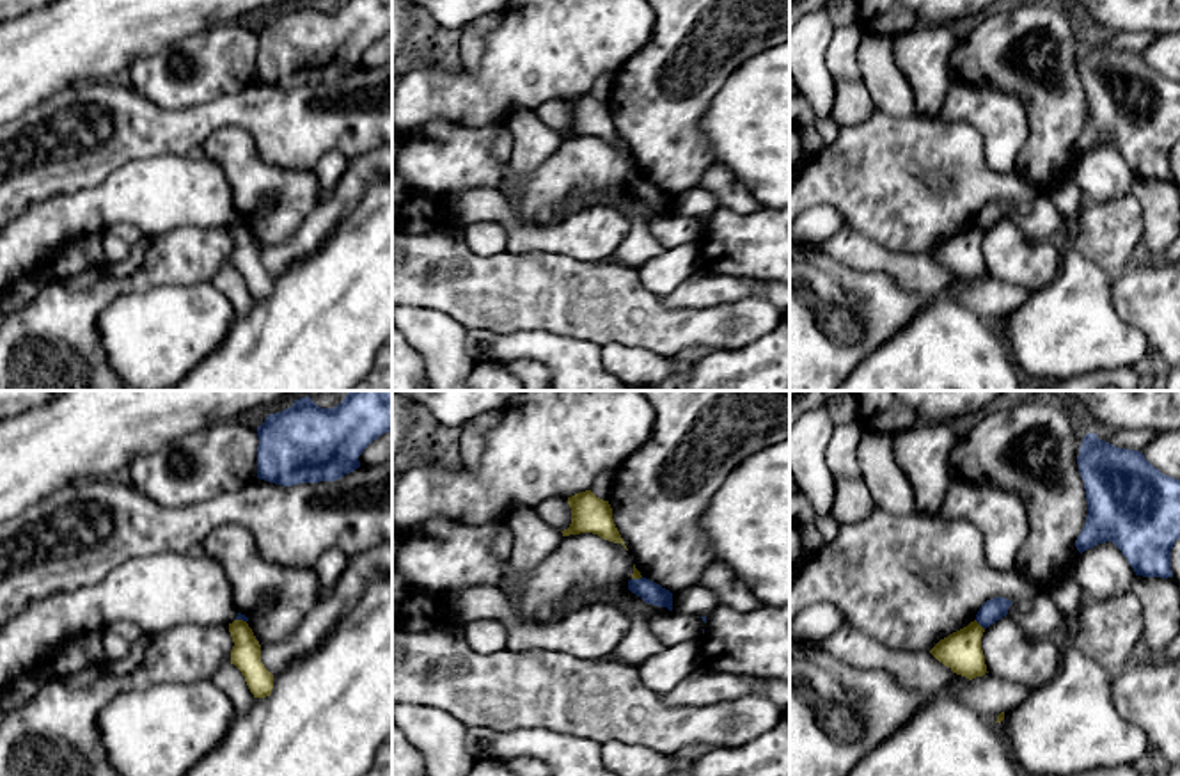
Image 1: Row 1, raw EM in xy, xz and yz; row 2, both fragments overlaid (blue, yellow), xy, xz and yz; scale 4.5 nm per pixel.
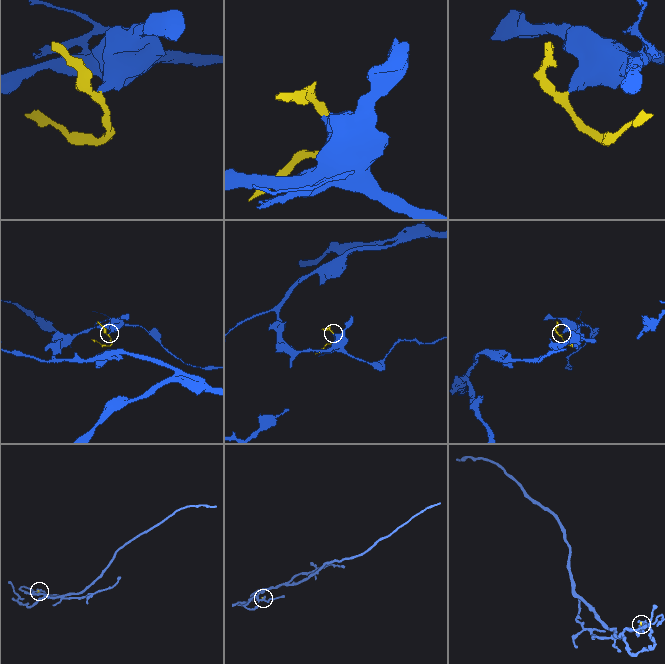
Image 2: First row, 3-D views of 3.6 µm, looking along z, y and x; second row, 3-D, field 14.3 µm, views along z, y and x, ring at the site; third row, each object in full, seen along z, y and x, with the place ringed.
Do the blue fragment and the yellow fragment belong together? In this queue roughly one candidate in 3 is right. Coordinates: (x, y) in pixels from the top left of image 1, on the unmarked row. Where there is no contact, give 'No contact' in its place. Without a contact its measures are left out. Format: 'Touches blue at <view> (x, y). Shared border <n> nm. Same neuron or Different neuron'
Touches blue at yz (980, 226). Shared border 60 nm. Different neuron

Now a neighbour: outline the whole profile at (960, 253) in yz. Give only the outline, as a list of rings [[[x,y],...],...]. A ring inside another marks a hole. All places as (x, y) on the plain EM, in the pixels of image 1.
[[[974,222],[967,229],[940,242],[930,256],[956,277],[969,282],[983,279],[988,275],[981,252],[983,234],[985,231]]]

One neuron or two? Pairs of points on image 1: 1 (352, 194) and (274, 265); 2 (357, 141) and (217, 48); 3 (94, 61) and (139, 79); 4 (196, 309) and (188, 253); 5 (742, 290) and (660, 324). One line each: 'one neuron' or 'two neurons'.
1: one neuron
2: two neurons
3: two neurons
4: two neurons
5: two neurons

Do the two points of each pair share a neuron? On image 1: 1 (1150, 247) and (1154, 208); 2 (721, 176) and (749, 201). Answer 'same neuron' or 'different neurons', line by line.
1: same neuron
2: same neuron

